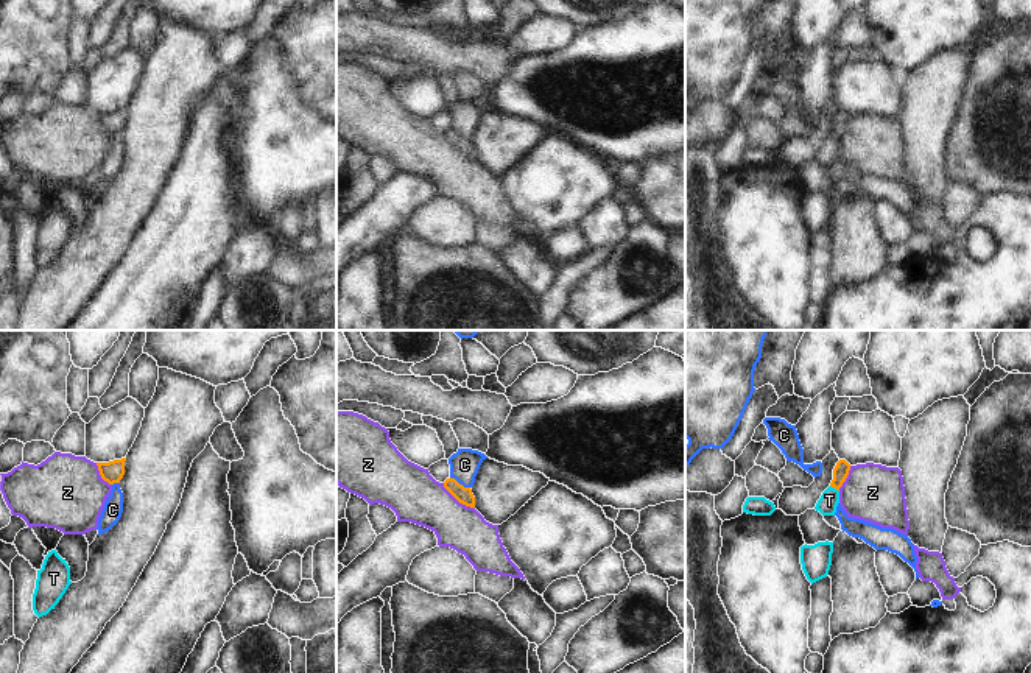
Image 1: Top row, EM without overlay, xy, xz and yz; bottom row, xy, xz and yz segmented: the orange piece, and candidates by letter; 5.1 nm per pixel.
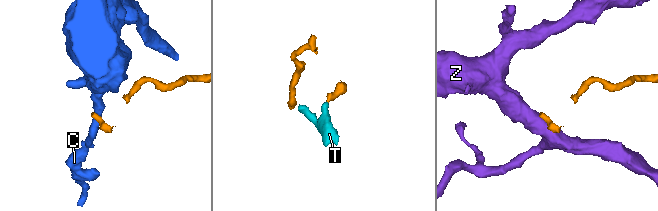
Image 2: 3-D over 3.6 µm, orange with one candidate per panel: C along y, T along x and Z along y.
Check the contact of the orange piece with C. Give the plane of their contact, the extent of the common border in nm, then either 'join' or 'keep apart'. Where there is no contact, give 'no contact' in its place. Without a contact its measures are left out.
meets orange in xz; contact 120 nm long; keep apart

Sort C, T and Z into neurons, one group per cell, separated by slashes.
C / T / Z

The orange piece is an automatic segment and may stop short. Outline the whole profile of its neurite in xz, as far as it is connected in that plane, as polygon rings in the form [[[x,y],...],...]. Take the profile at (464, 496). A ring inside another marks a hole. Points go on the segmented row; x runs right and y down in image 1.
[[[447,478],[444,488],[463,505],[475,508],[475,497],[470,488],[464,488],[455,478]]]

